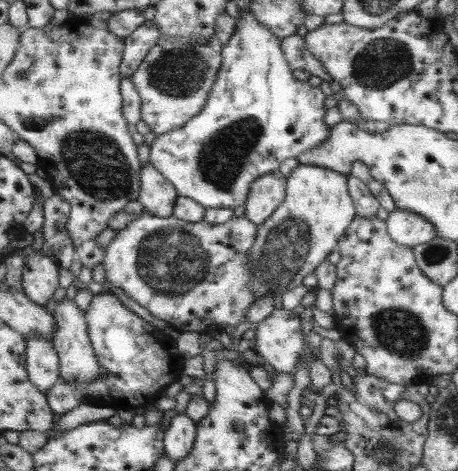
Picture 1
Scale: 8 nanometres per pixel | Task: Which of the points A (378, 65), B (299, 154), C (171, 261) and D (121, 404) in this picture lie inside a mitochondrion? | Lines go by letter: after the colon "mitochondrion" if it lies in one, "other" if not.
A: mitochondrion
B: other
C: mitochondrion
D: other

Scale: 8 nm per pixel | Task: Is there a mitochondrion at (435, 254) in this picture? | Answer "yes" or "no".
yes

